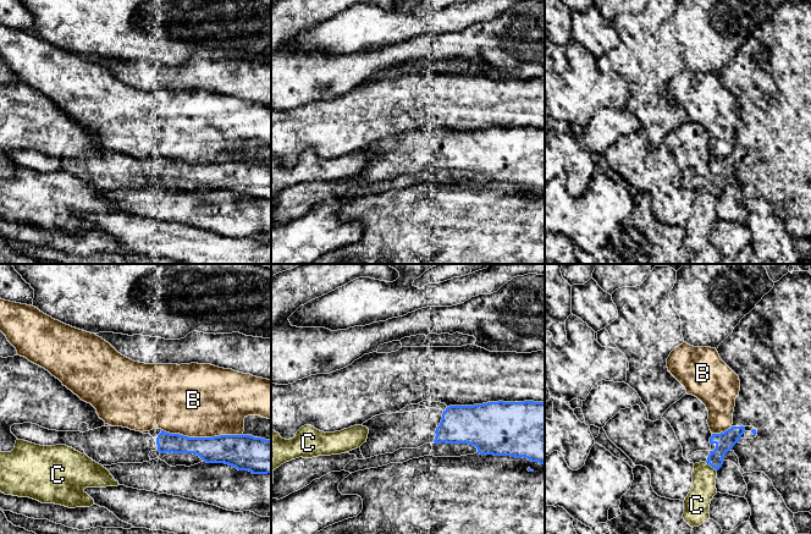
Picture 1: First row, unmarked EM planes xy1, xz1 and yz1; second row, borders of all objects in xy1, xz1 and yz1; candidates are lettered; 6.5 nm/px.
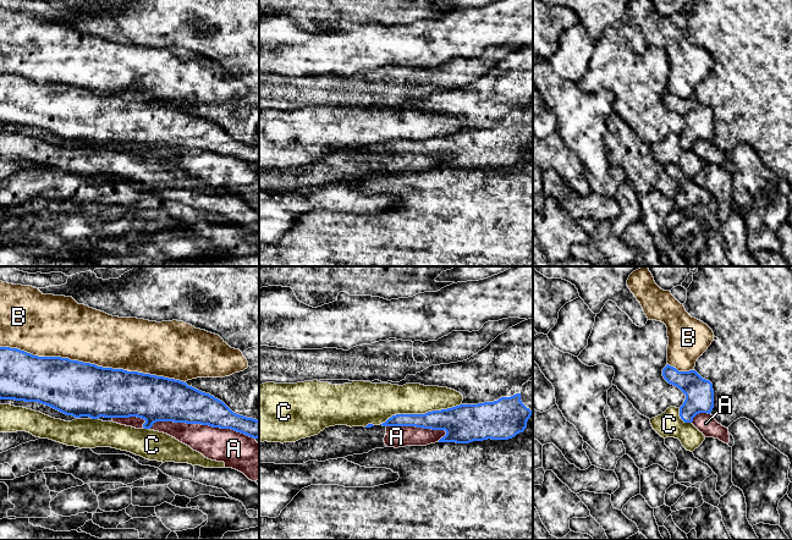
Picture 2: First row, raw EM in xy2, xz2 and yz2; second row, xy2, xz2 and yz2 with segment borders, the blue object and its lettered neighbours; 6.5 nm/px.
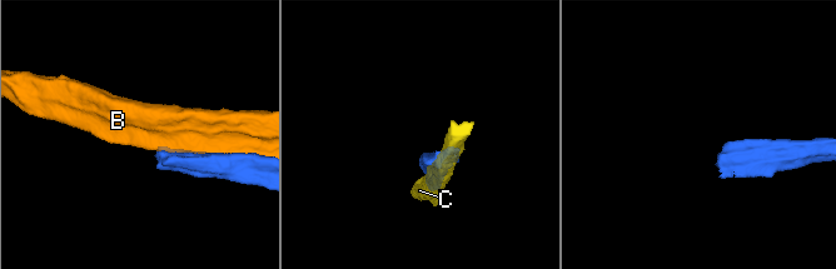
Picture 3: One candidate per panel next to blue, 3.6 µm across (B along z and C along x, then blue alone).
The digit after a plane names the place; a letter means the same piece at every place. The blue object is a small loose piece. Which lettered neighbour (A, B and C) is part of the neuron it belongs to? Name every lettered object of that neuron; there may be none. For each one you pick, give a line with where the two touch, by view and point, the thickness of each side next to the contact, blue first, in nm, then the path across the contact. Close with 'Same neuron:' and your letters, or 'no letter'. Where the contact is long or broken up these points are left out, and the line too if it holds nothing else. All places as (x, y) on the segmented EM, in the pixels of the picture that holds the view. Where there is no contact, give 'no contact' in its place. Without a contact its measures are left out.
Same neuron: no letter

